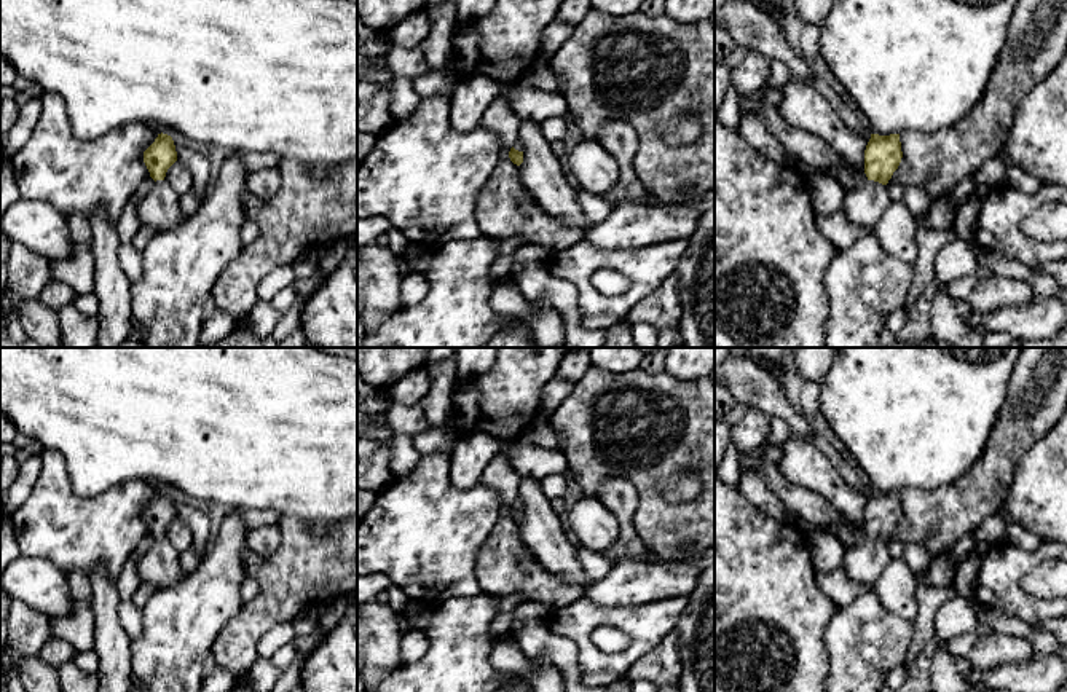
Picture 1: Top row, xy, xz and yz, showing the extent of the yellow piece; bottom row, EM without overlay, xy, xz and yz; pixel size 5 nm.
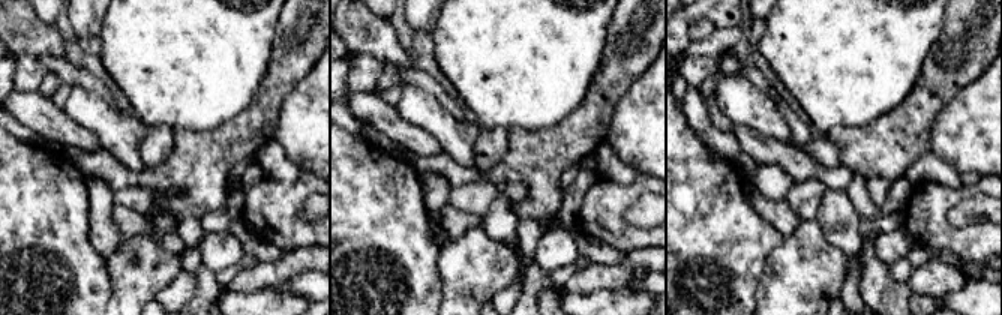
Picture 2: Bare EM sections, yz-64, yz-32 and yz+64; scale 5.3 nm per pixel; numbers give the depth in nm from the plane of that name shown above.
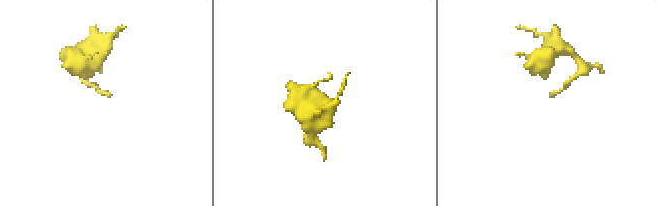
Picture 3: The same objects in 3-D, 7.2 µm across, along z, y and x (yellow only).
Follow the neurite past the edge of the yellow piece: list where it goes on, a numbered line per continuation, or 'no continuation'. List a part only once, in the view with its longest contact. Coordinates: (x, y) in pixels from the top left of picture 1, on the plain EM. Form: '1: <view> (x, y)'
1: yz (865, 563)

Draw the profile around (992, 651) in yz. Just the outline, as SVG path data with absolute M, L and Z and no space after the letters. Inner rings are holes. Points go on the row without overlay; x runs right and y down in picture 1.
M990 633L978 638L967 659L974 668L992 670L1005 663L1022 663L1034 655L1030 641L1016 636Z

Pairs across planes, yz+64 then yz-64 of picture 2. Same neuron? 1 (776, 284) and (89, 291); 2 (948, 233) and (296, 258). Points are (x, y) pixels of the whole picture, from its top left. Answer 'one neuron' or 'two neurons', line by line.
1: two neurons
2: two neurons

